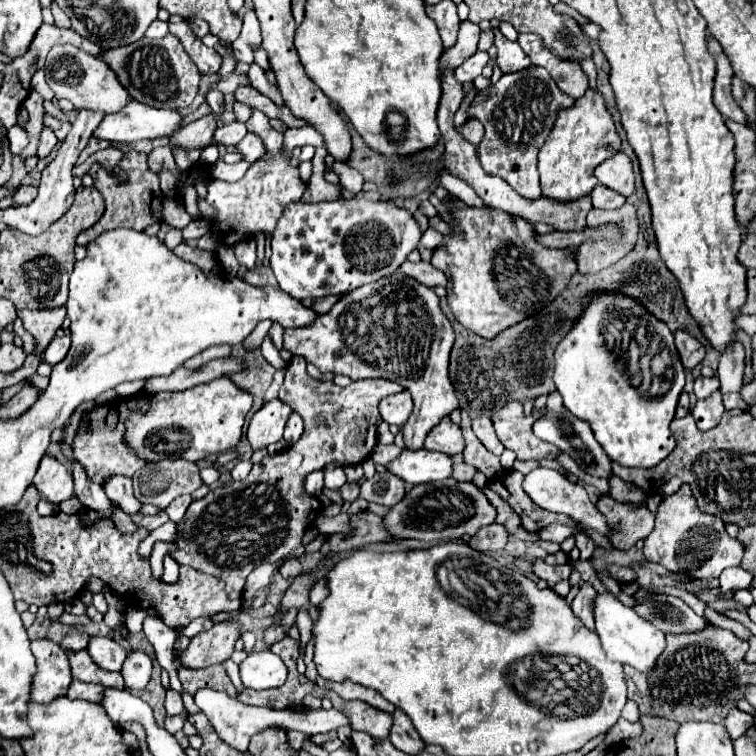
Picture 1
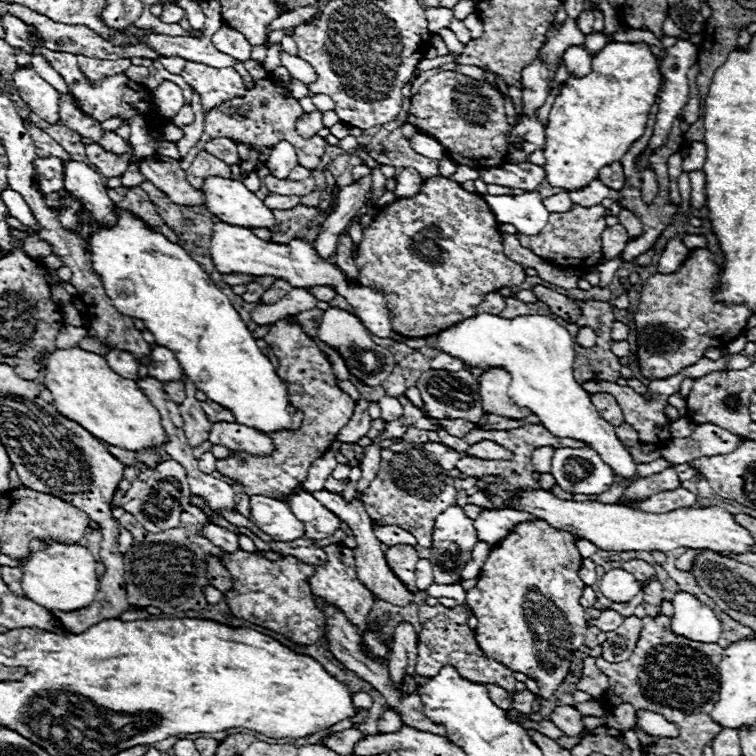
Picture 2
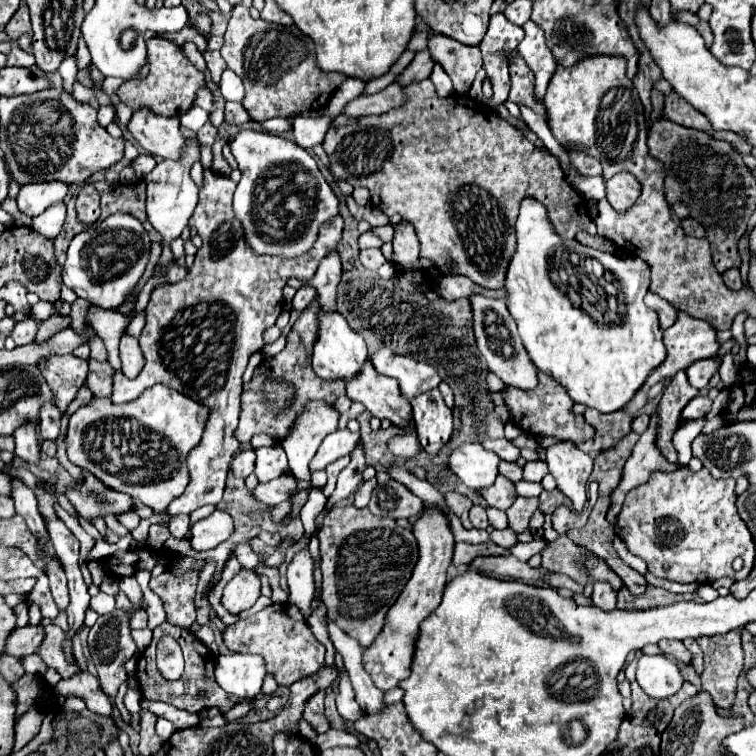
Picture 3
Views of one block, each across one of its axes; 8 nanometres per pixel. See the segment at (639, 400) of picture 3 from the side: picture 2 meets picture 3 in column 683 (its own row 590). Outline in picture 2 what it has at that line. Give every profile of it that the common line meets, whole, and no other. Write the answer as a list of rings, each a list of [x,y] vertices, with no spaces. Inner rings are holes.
[[[342,542],[338,544],[330,544],[324,548],[326,552],[326,562],[316,566],[316,572],[308,578],[308,584],[312,584],[312,592],[320,598],[324,598],[326,602],[334,604],[336,608],[340,608],[344,612],[344,616],[360,628],[360,632],[364,630],[366,622],[368,622],[368,614],[374,606],[374,598],[372,592],[356,578],[356,564],[354,564],[354,552],[350,548],[346,548]]]

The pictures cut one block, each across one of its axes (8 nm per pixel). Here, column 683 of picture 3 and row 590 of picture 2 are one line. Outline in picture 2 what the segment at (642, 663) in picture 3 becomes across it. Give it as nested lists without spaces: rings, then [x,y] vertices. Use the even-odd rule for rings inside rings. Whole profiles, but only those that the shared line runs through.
[[[684,590],[676,592],[676,596],[672,598],[672,606],[674,606],[674,616],[670,618],[672,634],[704,644],[718,642],[722,626],[714,610],[710,610],[696,596]]]

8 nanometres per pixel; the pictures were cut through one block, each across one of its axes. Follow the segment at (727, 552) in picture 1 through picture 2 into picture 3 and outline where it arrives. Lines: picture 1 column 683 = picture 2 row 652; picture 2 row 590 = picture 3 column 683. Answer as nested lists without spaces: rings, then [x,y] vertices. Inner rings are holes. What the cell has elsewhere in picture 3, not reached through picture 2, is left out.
[[[686,466],[674,472],[654,472],[646,484],[626,494],[614,530],[658,578],[696,584],[712,584],[724,576],[744,580],[754,566],[754,540],[736,510],[734,480],[718,480],[706,468],[692,472]],[[738,556],[744,560],[740,572],[732,568]]]

